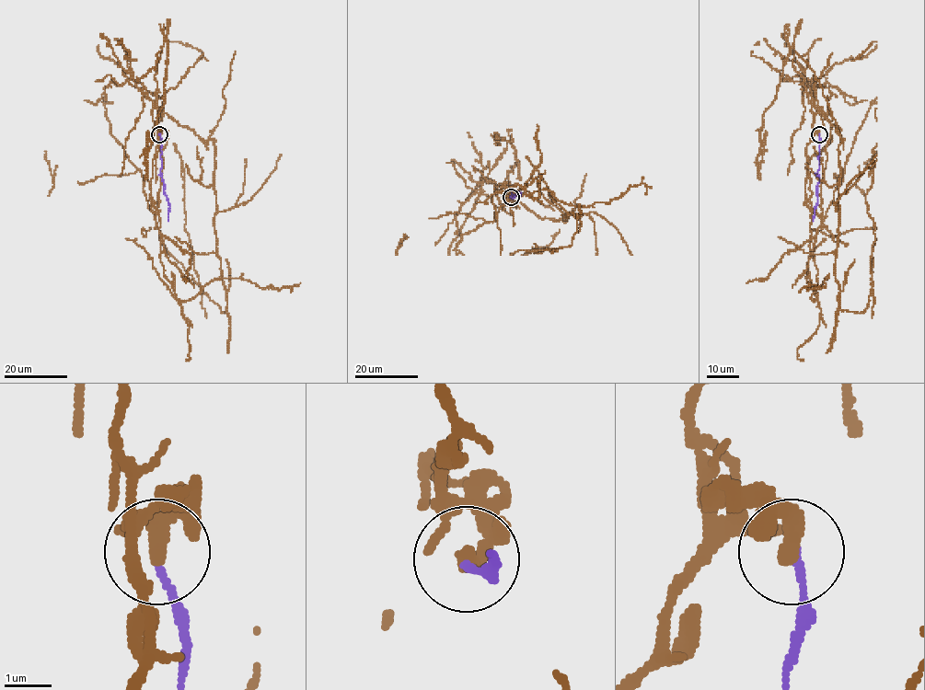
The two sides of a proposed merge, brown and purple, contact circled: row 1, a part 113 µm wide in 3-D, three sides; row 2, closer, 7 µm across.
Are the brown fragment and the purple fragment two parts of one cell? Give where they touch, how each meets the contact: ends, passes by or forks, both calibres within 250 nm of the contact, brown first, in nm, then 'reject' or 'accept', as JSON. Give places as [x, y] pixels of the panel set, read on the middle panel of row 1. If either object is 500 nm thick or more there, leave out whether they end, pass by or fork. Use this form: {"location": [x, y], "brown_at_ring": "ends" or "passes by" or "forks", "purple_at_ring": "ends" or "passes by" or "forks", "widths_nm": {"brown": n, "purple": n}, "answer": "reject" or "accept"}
{"location": [511, 197], "brown_at_ring": "ends", "purple_at_ring": "ends", "widths_nm": {"brown": 440, "purple": 120}, "answer": "reject"}

